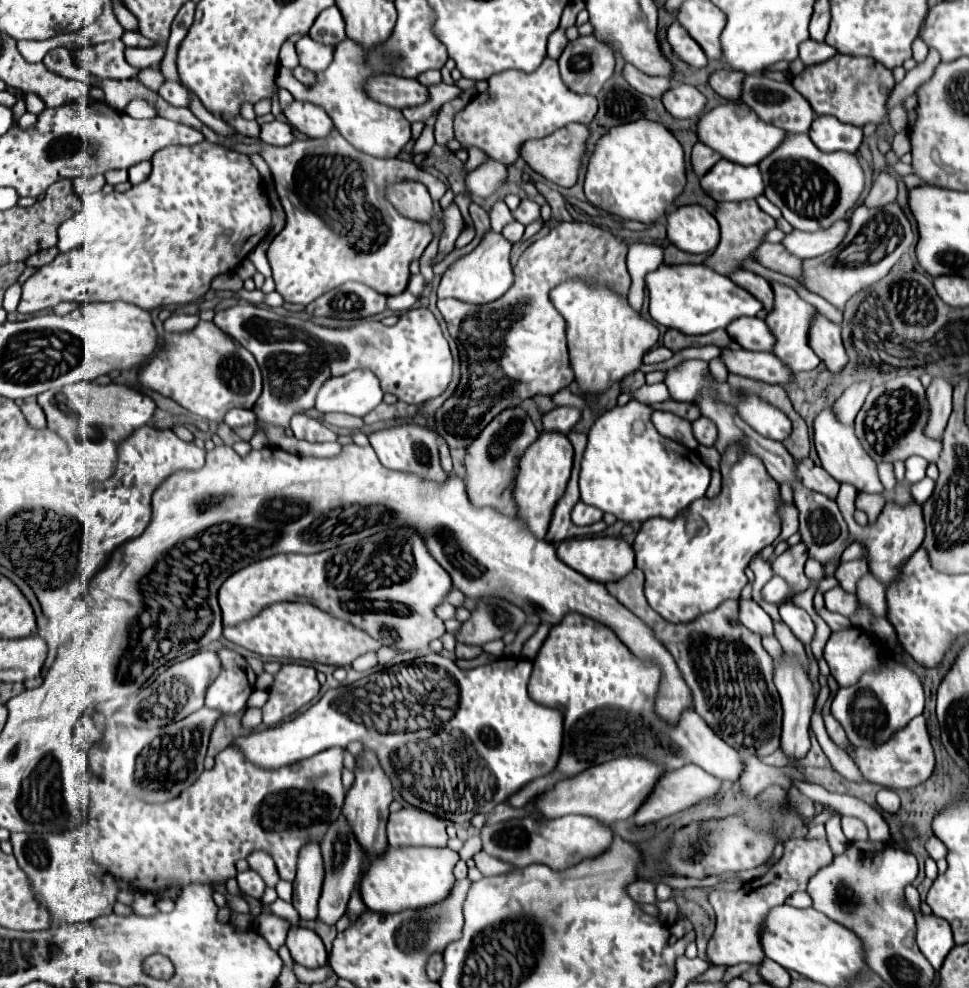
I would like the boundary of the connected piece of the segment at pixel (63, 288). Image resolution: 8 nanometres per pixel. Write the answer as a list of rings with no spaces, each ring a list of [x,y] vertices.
[[[208,140],[194,144],[194,146],[170,146],[170,148],[162,148],[160,152],[154,154],[152,158],[152,174],[148,176],[146,182],[132,186],[128,192],[120,194],[120,192],[112,192],[106,198],[106,210],[104,210],[104,222],[100,228],[100,234],[94,242],[82,244],[74,250],[68,252],[60,252],[50,264],[40,266],[22,286],[22,300],[18,304],[18,312],[22,314],[36,314],[42,310],[50,310],[52,306],[56,306],[58,302],[78,302],[78,304],[86,304],[86,302],[114,302],[114,300],[124,300],[130,302],[142,310],[154,310],[160,306],[170,306],[170,304],[188,304],[194,302],[198,298],[202,298],[208,290],[210,284],[216,276],[232,272],[256,246],[258,242],[268,234],[270,228],[270,200],[268,194],[264,190],[264,182],[256,170],[256,166],[252,164],[252,160],[246,154],[222,148],[218,144],[212,144]]]

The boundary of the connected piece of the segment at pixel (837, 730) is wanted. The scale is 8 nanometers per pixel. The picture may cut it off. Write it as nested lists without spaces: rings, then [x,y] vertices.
[[[828,714],[828,716],[824,716],[824,724],[826,724],[826,730],[828,730],[828,736],[830,736],[830,740],[834,742],[834,744],[838,744],[842,750],[850,750],[850,742],[848,742],[848,738],[846,738],[846,734],[844,734],[844,728]]]

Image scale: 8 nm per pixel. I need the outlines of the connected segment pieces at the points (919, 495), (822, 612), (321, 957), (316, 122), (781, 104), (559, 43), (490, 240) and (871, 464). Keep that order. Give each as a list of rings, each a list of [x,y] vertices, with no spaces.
[[[924,478],[924,480],[916,482],[916,484],[912,484],[910,492],[912,492],[912,496],[914,496],[914,500],[918,504],[924,504],[924,500],[928,500],[932,496],[932,492],[934,492],[934,480]]]
[[[820,608],[816,610],[816,614],[830,626],[832,632],[838,632],[838,630],[846,630],[846,628],[852,628],[850,620],[846,616],[840,616],[840,614],[834,614],[834,612],[828,612],[828,608]]]
[[[292,926],[286,938],[286,946],[290,948],[290,954],[294,962],[306,966],[306,968],[320,968],[326,964],[328,952],[320,940],[320,936],[314,930]]]
[[[292,100],[284,108],[284,116],[288,118],[288,124],[302,134],[310,138],[324,138],[332,130],[332,120],[330,116],[316,104],[302,102],[302,100]]]
[[[746,74],[744,80],[742,80],[742,96],[740,100],[750,106],[758,116],[762,116],[764,122],[768,124],[774,124],[782,130],[788,130],[788,132],[808,132],[810,130],[810,124],[812,120],[816,118],[814,110],[810,108],[810,104],[804,100],[802,94],[798,94],[790,82],[776,82],[776,80],[770,80],[762,74]]]
[[[556,28],[548,38],[548,56],[558,58],[562,54],[562,50],[566,48],[566,44],[568,44],[568,38],[566,38],[564,28]]]
[[[488,230],[482,236],[482,242],[470,254],[458,258],[448,266],[438,286],[438,298],[458,298],[470,304],[488,304],[492,300],[498,300],[514,282],[510,266],[510,248],[512,244],[504,240],[502,234]]]
[[[830,408],[822,410],[814,420],[814,444],[816,444],[816,452],[822,460],[824,470],[832,478],[836,478],[840,484],[852,484],[858,492],[884,492],[878,480],[876,462],[864,452],[862,444],[858,442],[854,434],[854,428],[840,424]]]

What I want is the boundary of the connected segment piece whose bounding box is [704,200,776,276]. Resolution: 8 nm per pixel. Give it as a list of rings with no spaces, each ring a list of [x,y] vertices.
[[[756,200],[718,204],[716,210],[714,210],[714,218],[720,224],[720,244],[714,250],[714,256],[710,256],[704,264],[710,266],[712,270],[724,274],[724,276],[728,276],[730,272],[738,270],[740,262],[746,260],[748,256],[752,256],[752,252],[762,244],[764,234],[776,226],[774,218],[768,216],[764,210],[760,210]]]

